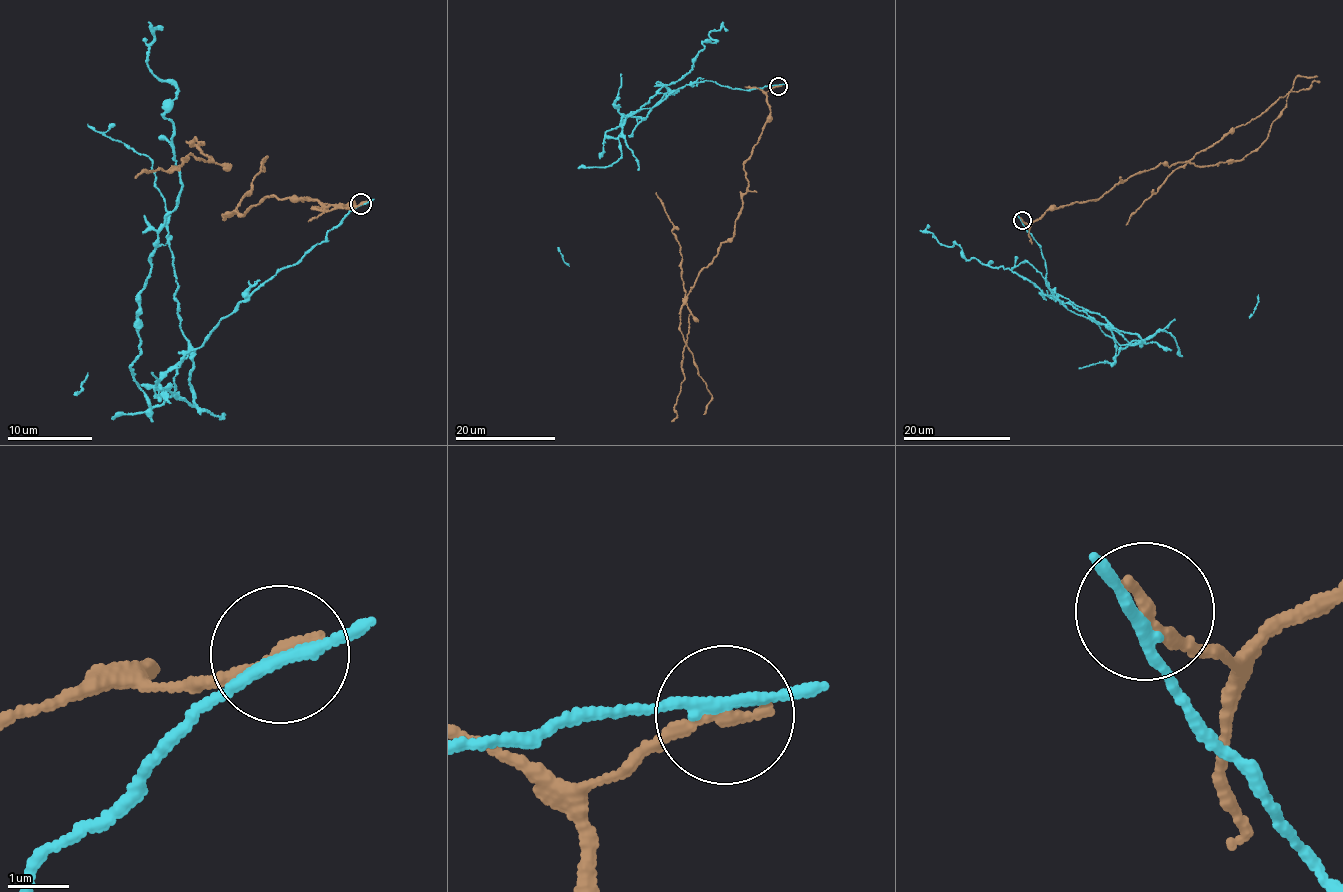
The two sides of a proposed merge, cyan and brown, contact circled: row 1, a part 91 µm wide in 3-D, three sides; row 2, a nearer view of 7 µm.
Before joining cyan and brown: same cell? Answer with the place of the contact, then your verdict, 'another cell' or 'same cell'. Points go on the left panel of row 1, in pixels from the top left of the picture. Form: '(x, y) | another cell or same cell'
(361, 203) | another cell

